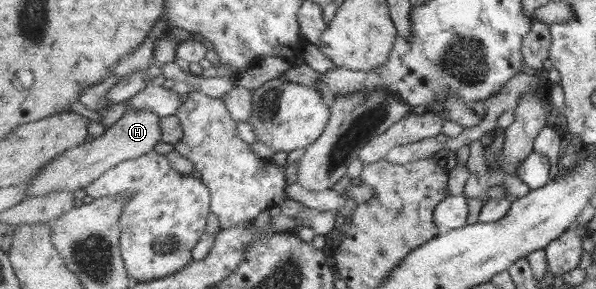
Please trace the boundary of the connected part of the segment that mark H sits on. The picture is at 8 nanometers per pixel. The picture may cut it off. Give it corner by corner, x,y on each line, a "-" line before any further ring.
127,112
123,117
106,128
106,133
89,143
71,148
63,152
57,159
53,160
46,170
43,170
37,178
31,180
30,198
46,196
51,192
73,192
85,189
95,183
99,178
118,167
119,164
139,158
156,150
159,143
163,141
164,129
162,117
155,112

